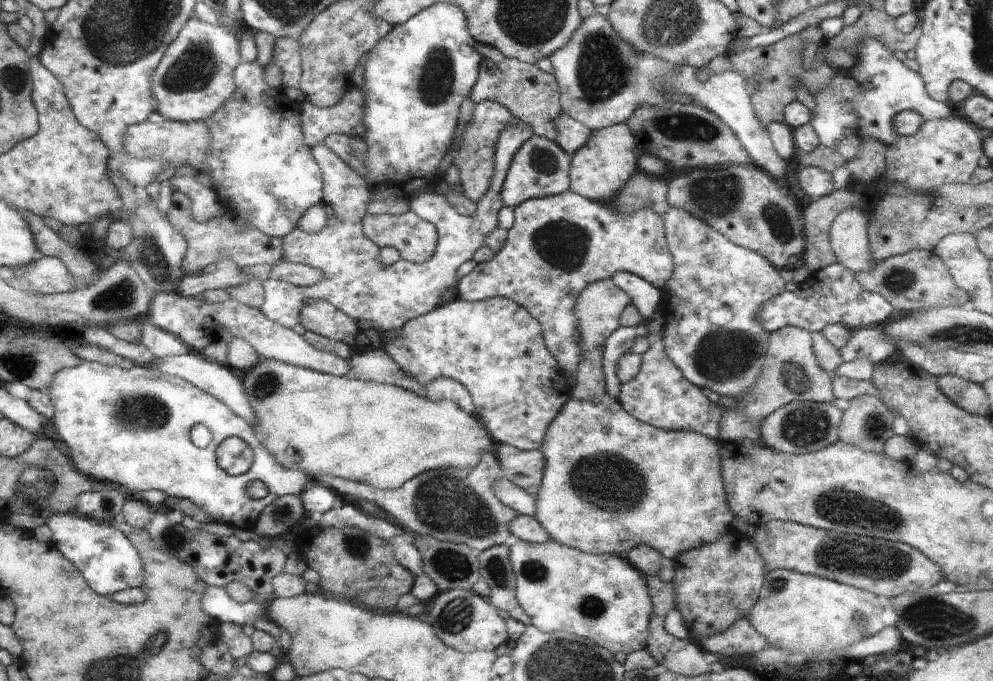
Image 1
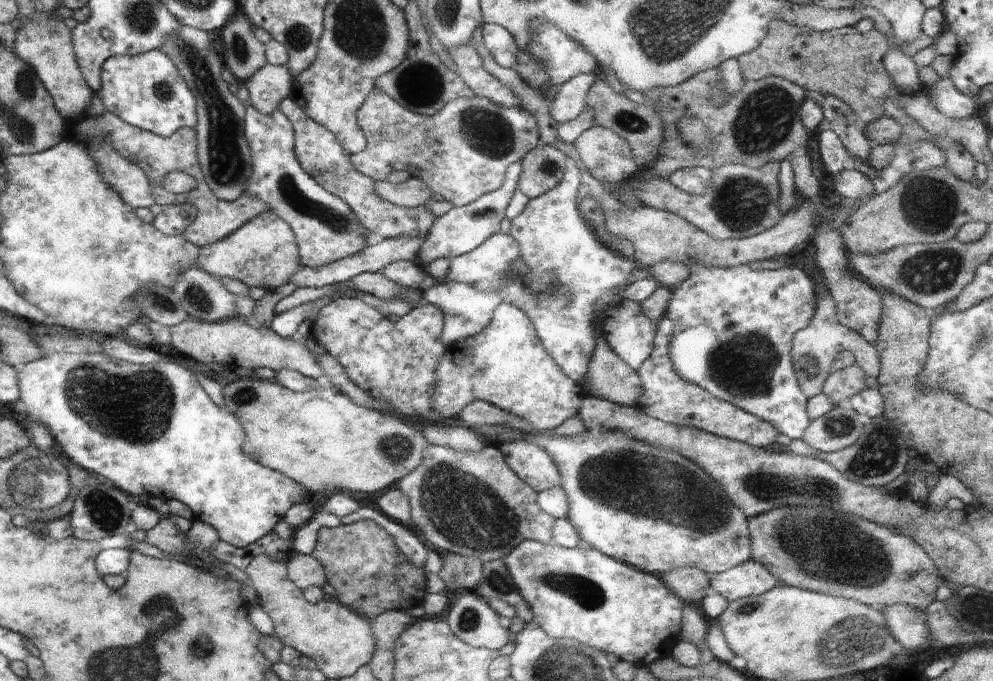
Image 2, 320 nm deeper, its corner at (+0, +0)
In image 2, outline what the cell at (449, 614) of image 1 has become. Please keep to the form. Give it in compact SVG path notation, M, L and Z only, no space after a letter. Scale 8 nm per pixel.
M475 591L456 600L448 620L450 628L468 644L496 650L510 642L511 632L500 625L499 616Z

